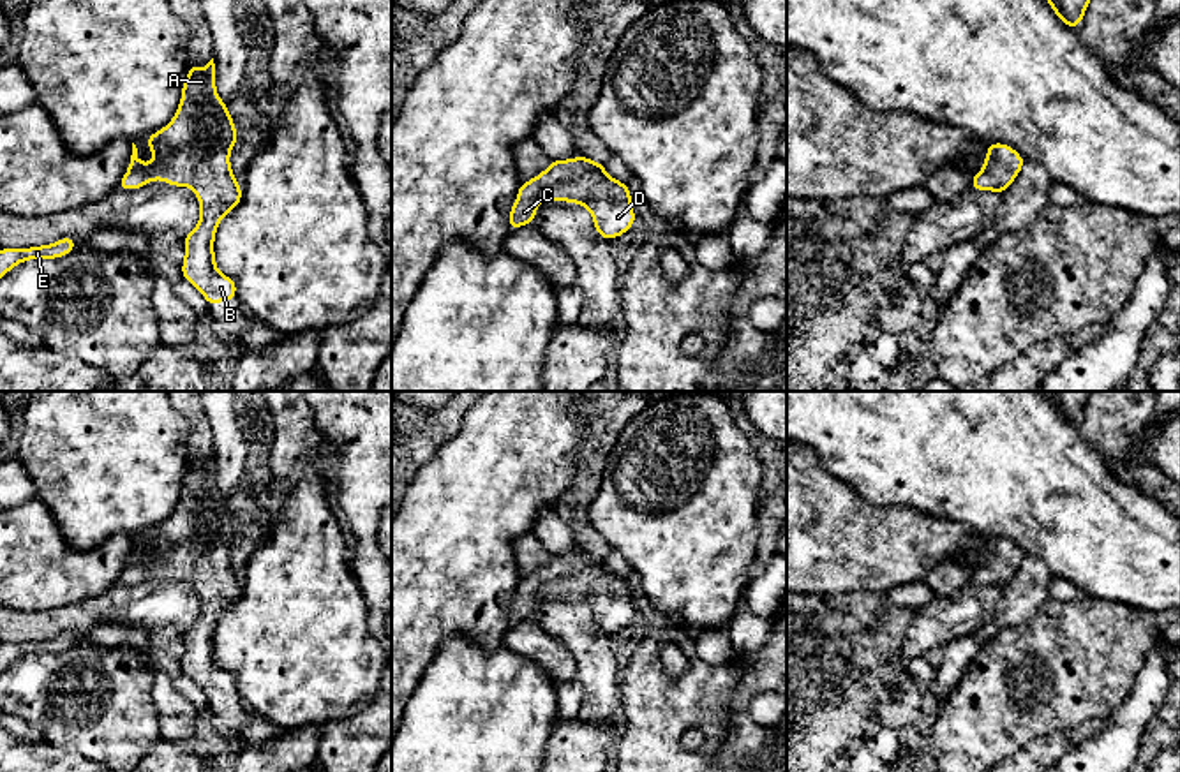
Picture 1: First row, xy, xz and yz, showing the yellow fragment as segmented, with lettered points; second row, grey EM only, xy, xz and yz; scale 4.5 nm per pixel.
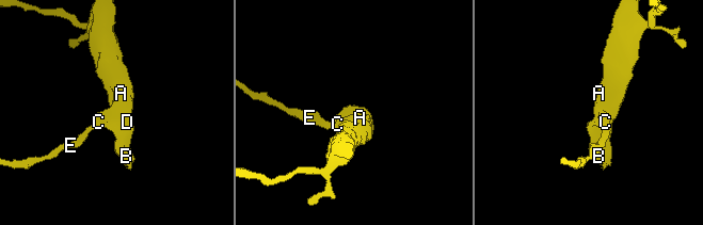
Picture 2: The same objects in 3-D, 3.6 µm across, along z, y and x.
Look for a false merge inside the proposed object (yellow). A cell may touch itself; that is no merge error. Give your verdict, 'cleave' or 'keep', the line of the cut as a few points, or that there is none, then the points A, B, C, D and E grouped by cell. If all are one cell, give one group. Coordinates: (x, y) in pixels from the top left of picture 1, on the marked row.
keep; cut none; groups A B C D E

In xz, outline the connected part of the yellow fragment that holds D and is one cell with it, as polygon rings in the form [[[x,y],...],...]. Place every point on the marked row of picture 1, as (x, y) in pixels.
[[[589,157],[550,160],[545,171],[522,182],[510,210],[510,229],[534,222],[541,199],[586,206],[603,240],[623,236],[637,222],[626,183],[612,178],[603,164]]]

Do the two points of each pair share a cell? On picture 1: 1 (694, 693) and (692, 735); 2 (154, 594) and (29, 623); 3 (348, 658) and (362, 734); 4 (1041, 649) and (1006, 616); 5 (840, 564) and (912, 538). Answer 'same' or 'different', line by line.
1: different
2: same
3: different
4: different
5: same

